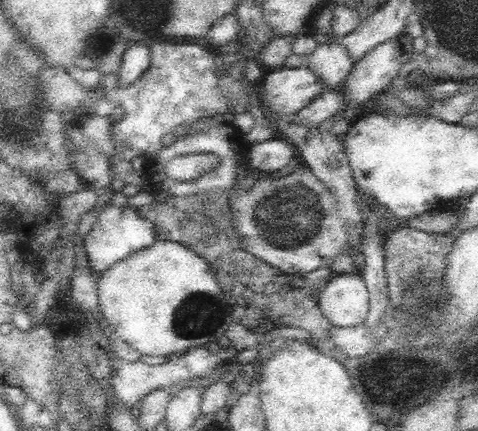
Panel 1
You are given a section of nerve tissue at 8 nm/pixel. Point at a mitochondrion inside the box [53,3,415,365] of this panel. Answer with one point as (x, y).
(290, 218)

